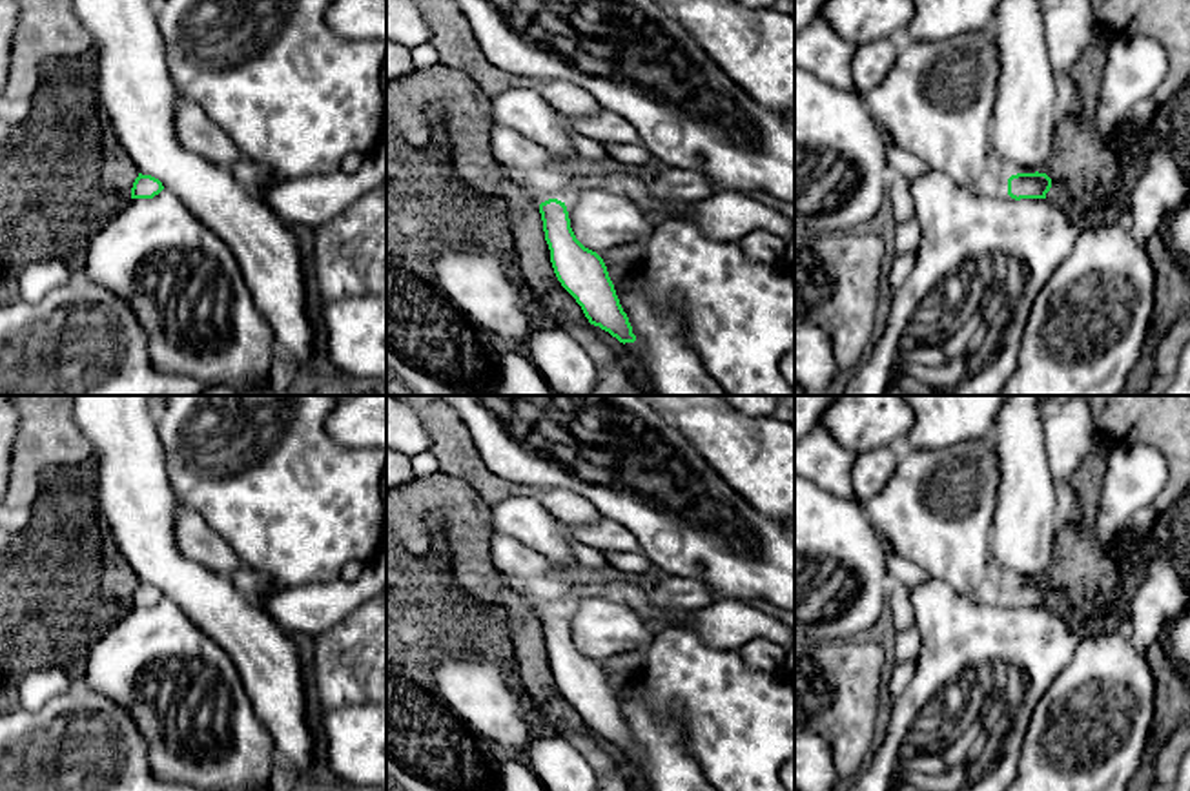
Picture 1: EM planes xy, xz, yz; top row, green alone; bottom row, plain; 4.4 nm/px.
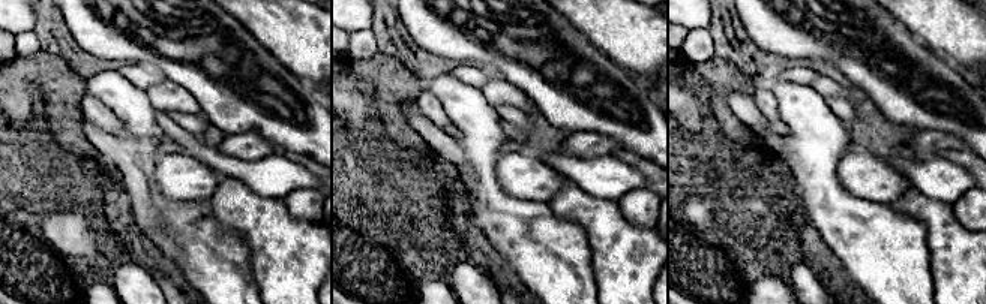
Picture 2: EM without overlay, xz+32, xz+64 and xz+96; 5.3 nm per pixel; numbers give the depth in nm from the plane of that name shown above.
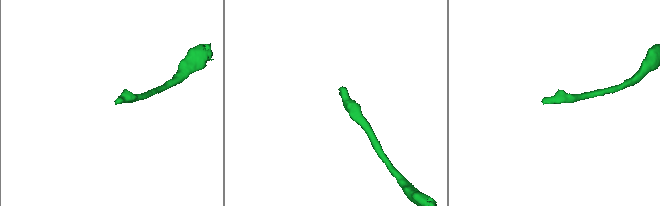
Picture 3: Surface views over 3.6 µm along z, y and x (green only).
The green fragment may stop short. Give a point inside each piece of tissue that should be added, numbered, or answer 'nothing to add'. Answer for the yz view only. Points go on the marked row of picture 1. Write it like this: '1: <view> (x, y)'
1: yz (999, 186)

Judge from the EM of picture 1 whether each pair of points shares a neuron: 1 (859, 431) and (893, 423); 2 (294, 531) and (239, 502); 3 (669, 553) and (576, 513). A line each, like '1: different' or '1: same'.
1: same
2: same
3: different

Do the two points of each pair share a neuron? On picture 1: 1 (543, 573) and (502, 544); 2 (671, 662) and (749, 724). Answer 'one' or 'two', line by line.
1: one
2: one

